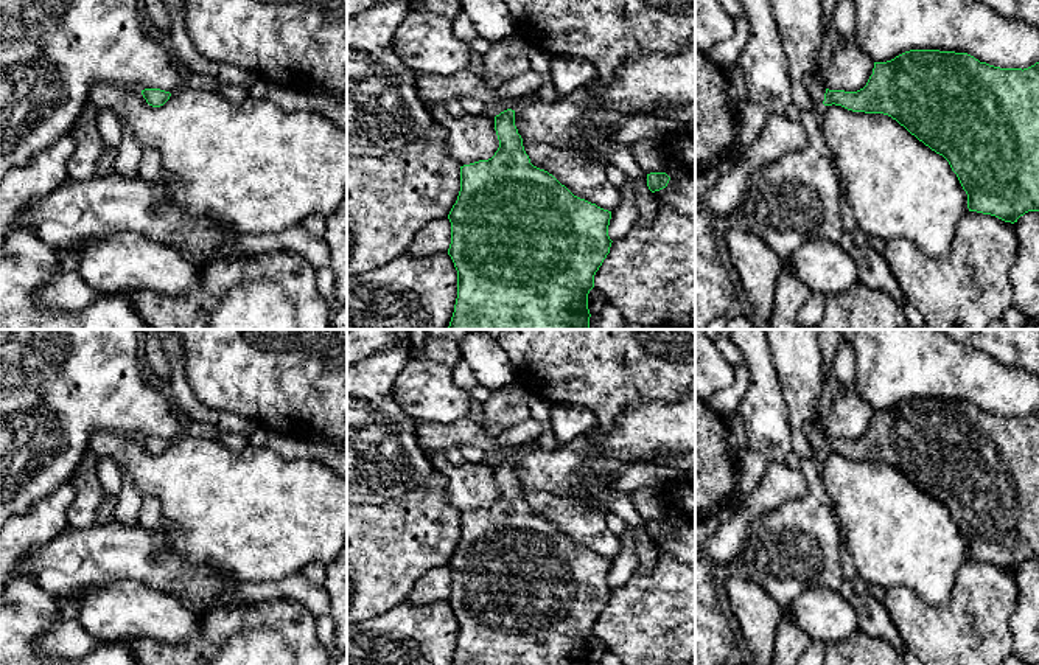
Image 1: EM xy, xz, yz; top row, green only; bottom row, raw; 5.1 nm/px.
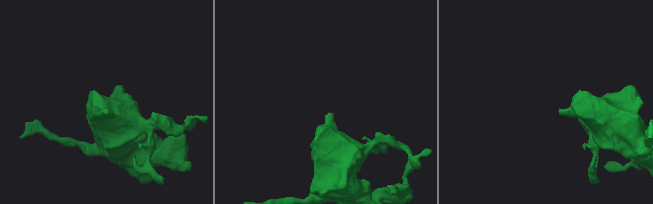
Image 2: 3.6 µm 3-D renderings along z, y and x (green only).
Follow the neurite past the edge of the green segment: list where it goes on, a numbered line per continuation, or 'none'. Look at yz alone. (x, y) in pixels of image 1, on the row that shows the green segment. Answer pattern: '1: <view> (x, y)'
1: yz (817, 89)

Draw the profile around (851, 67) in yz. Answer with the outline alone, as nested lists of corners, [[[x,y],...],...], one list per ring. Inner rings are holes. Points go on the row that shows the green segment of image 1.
[[[841,40],[832,54],[832,62],[824,76],[829,90],[857,92],[873,75],[874,59],[855,42]]]

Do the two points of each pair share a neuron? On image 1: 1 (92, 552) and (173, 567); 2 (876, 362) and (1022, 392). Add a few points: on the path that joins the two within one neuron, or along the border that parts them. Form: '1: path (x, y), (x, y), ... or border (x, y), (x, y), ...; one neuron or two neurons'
1: path (112, 552), (134, 552), (145, 555), (153, 563); one neuron
2: path (912, 362), (924, 362), (968, 373), (986, 382); one neuron

